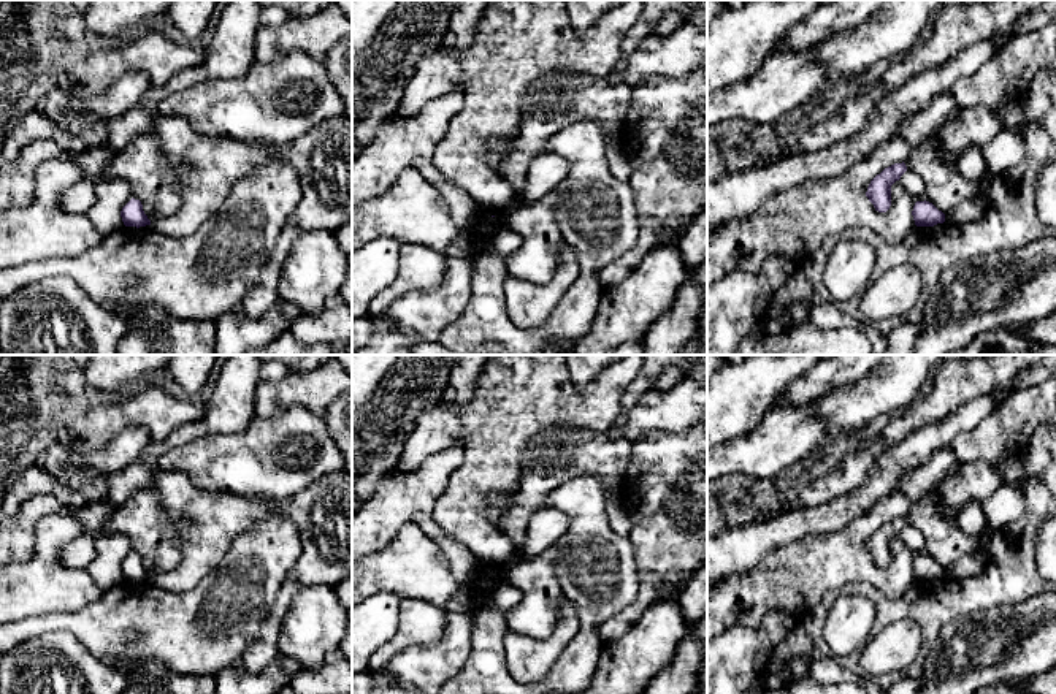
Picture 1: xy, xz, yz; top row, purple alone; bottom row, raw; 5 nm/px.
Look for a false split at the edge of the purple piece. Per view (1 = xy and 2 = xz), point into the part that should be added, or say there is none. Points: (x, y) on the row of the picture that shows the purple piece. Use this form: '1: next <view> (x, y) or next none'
1: next none
2: next none

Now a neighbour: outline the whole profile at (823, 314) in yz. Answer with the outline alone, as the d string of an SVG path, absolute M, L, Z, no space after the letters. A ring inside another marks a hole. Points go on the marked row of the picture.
M815 299L809 306L809 318L817 328L821 330L863 326L863 323L858 318L842 312L840 307L831 299L829 301Z

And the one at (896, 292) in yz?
M901 265L886 271L859 298L859 314L864 323L890 317L902 318L918 301L923 280L913 265Z

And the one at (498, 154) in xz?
M493 143L485 154L485 162L493 168L493 171L501 174L501 165L511 157L512 144Z

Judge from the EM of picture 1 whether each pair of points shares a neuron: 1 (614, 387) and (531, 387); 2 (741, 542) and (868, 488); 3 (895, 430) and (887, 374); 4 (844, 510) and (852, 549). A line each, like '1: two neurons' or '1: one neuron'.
1: one neuron
2: one neuron
3: two neurons
4: two neurons

